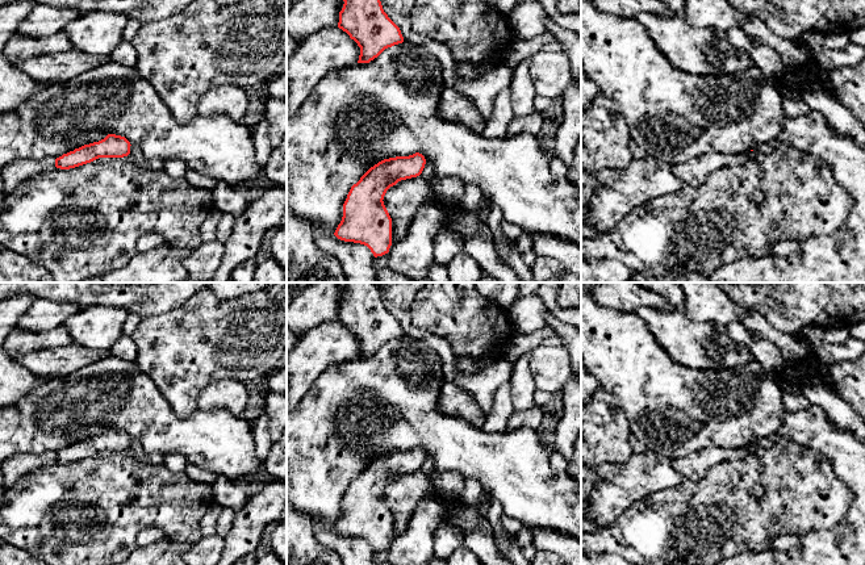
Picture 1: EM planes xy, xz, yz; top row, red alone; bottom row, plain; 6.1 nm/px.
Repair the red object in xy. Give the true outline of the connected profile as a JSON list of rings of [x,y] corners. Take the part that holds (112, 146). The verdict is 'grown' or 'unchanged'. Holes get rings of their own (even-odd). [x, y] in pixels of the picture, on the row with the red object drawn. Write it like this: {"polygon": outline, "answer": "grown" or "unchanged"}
{"polygon": [[[108,134],[104,139],[84,145],[55,159],[60,170],[75,168],[99,158],[124,158],[130,154],[130,142],[121,135]]], "answer": "unchanged"}

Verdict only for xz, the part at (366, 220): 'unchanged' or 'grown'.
unchanged

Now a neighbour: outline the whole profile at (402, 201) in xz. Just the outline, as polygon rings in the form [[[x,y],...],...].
[[[421,175],[390,187],[383,201],[392,218],[392,242],[406,235],[413,218],[427,201],[436,201],[446,210],[434,194],[430,181]]]

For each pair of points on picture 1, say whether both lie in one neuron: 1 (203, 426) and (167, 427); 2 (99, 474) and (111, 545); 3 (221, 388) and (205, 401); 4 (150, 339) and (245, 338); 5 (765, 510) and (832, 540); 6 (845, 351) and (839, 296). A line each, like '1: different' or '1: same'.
1: same
2: same
3: same
4: same
5: different
6: different

